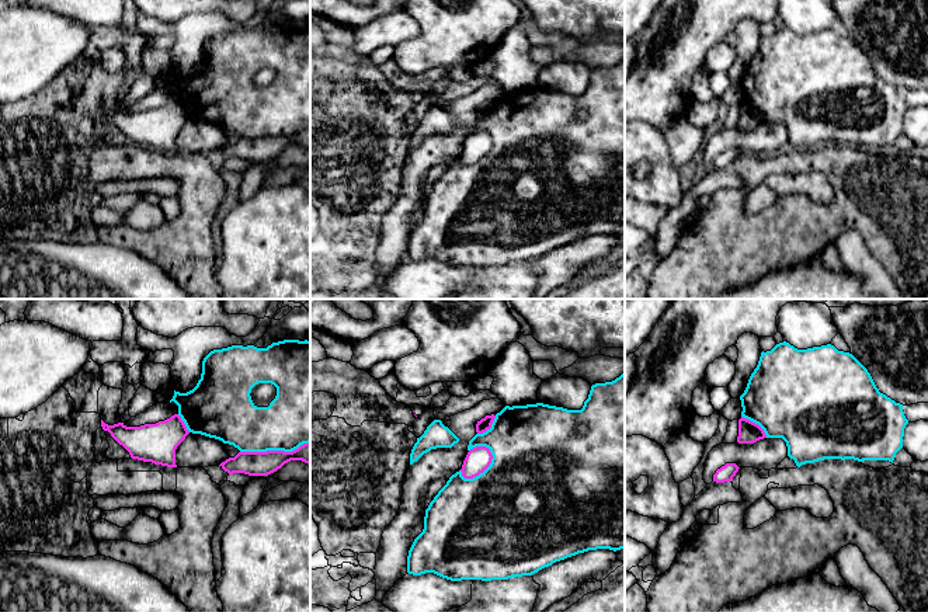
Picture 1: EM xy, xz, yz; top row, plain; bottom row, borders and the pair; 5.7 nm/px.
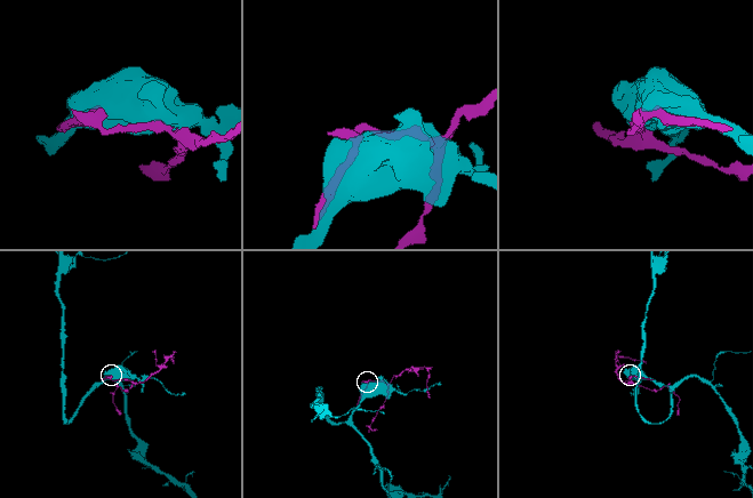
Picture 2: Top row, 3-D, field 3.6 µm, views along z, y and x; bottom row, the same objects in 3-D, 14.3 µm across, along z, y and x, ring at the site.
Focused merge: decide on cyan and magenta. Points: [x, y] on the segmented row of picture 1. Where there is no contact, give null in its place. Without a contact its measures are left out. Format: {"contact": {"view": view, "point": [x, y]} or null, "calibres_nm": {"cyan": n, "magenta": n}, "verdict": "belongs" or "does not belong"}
{"contact": {"view": "xy", "point": [274, 449]}, "calibres_nm": {"cyan": 340, "magenta": 140}, "verdict": "does not belong"}

